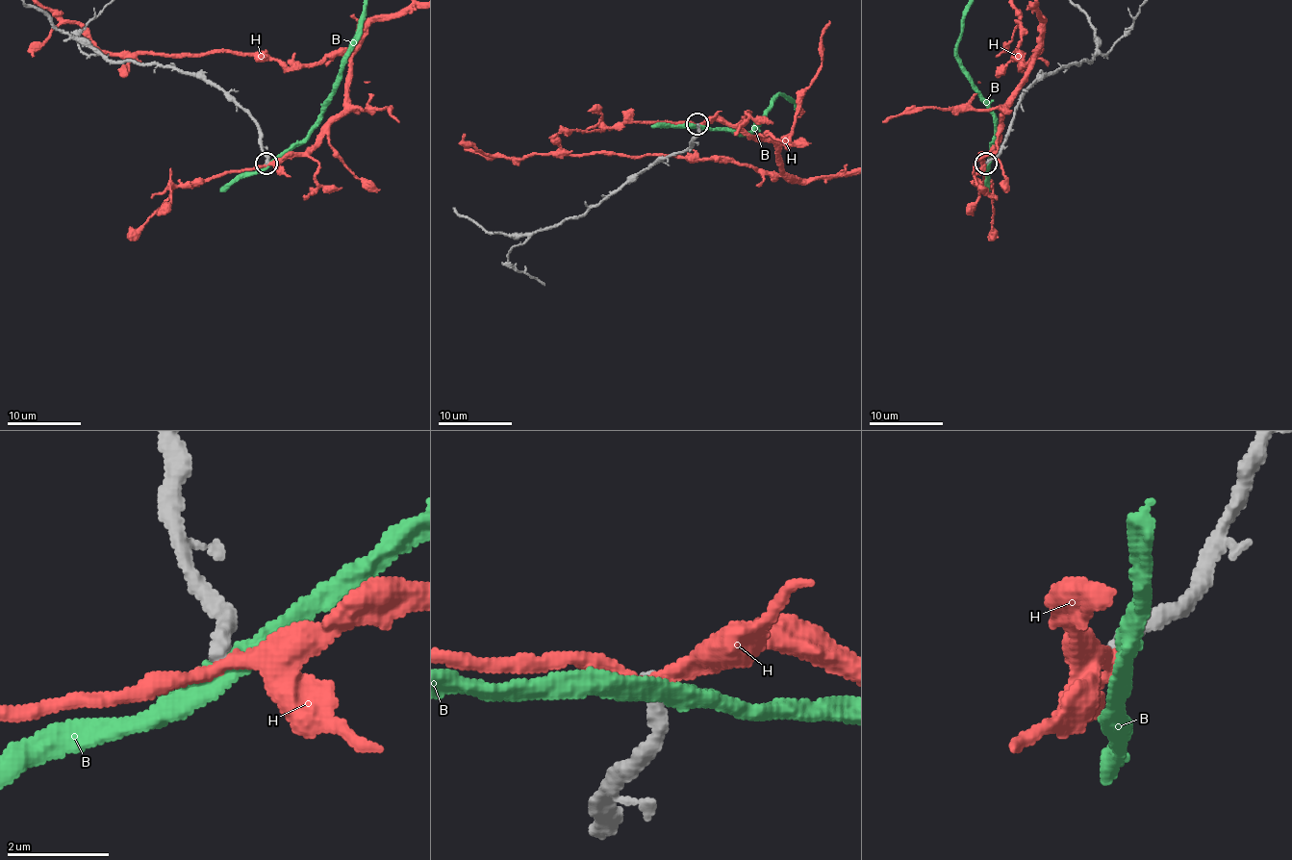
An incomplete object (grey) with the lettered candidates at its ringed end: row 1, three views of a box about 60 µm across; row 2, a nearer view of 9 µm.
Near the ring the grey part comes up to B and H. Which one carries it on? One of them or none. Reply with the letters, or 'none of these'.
none of these

